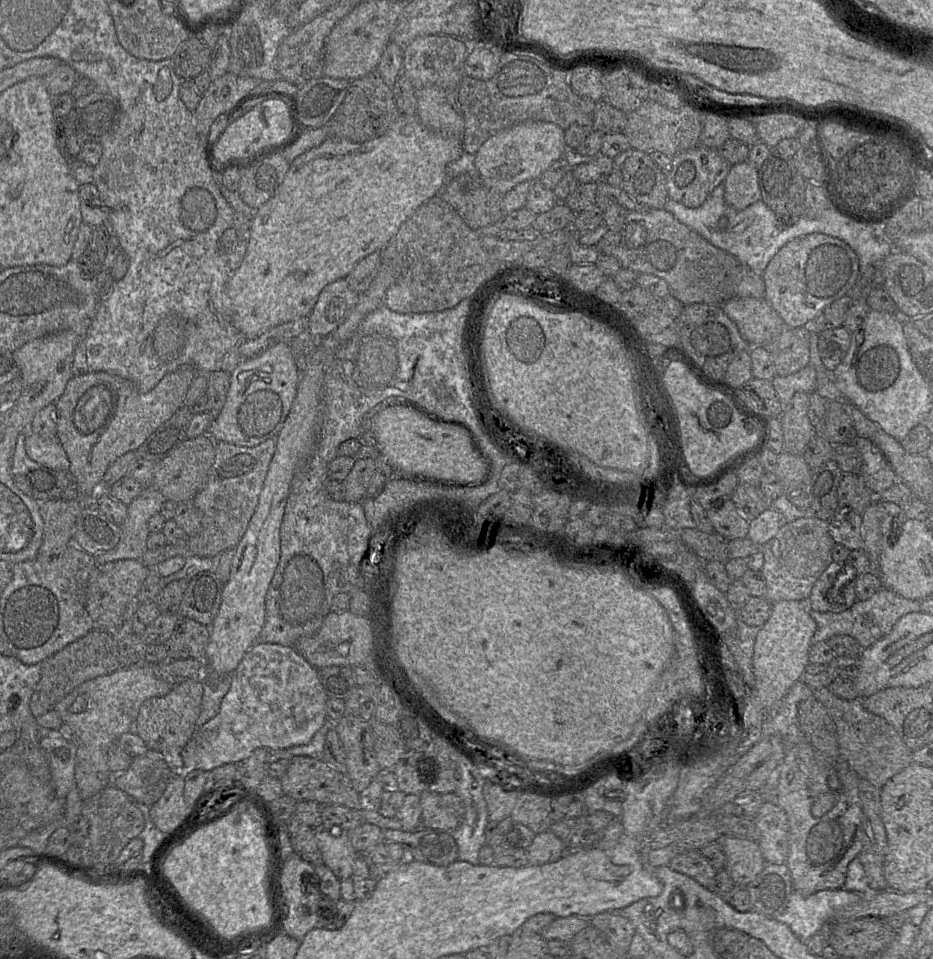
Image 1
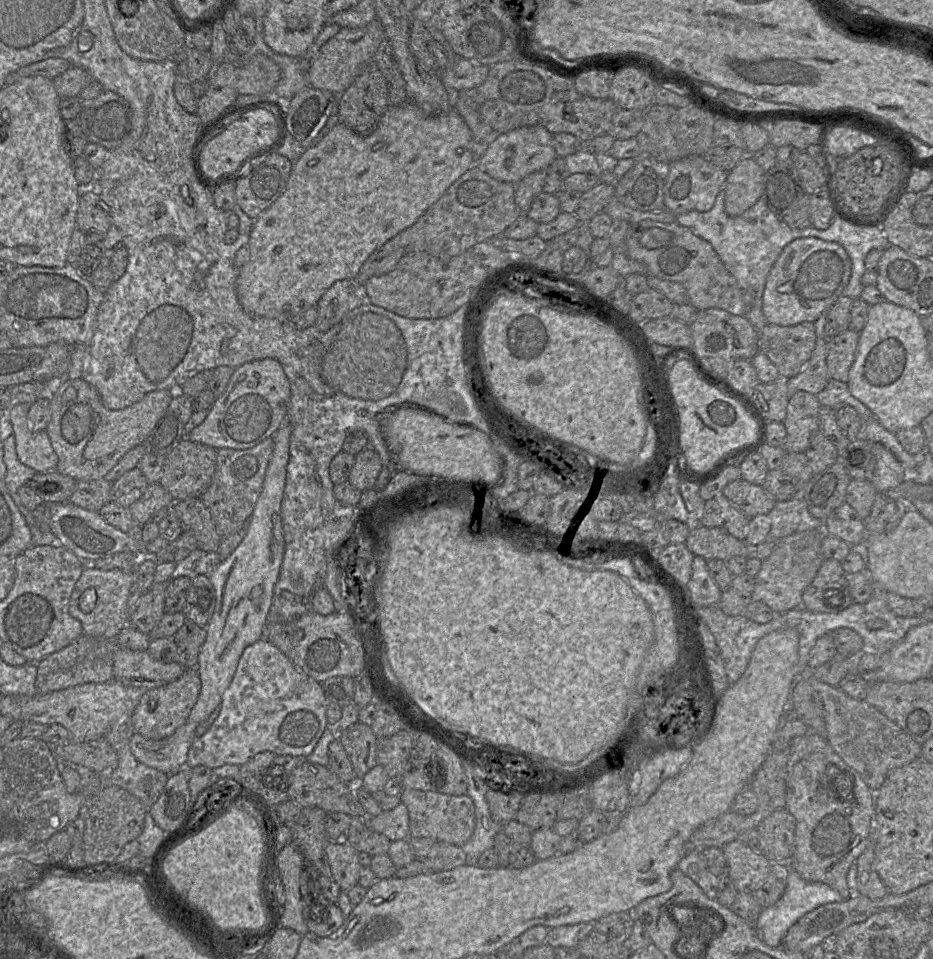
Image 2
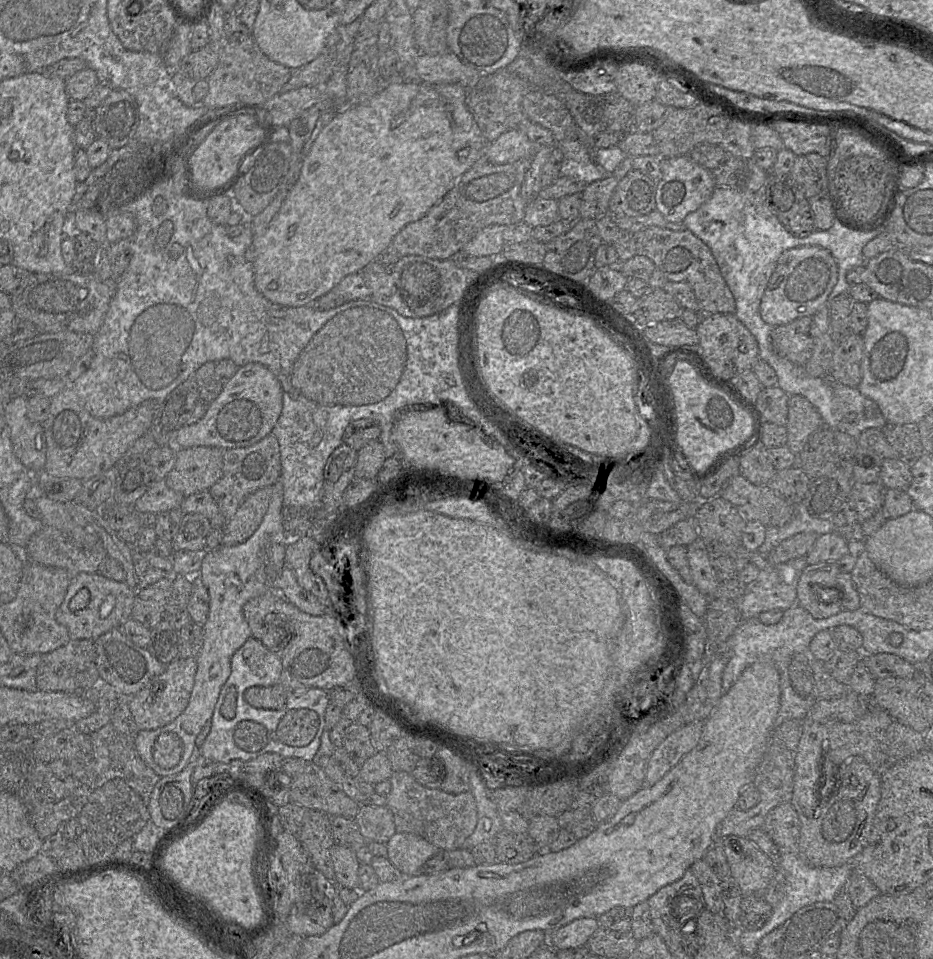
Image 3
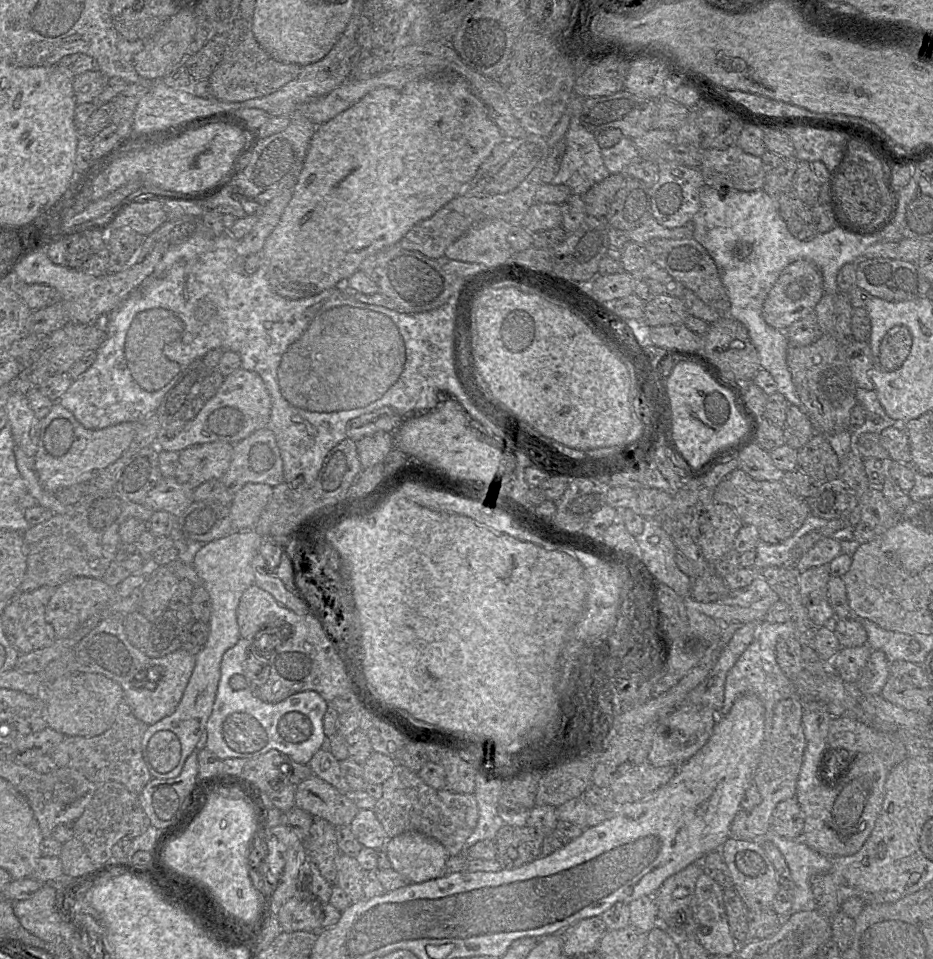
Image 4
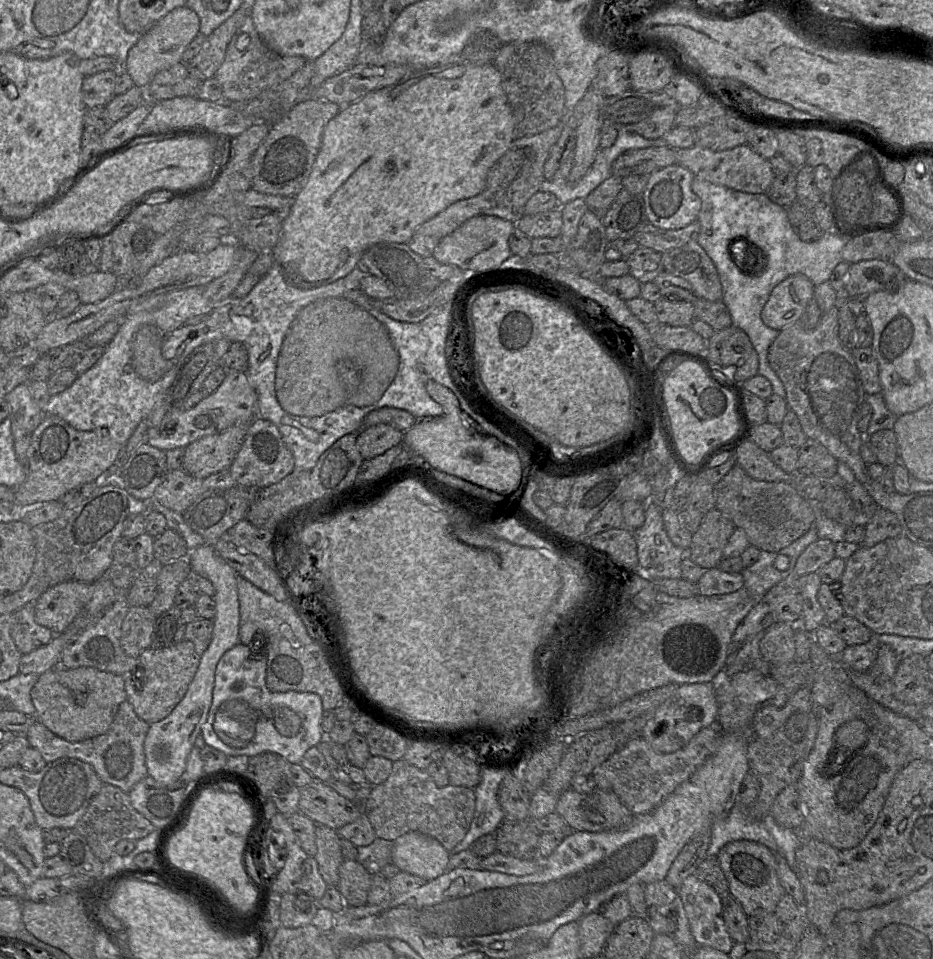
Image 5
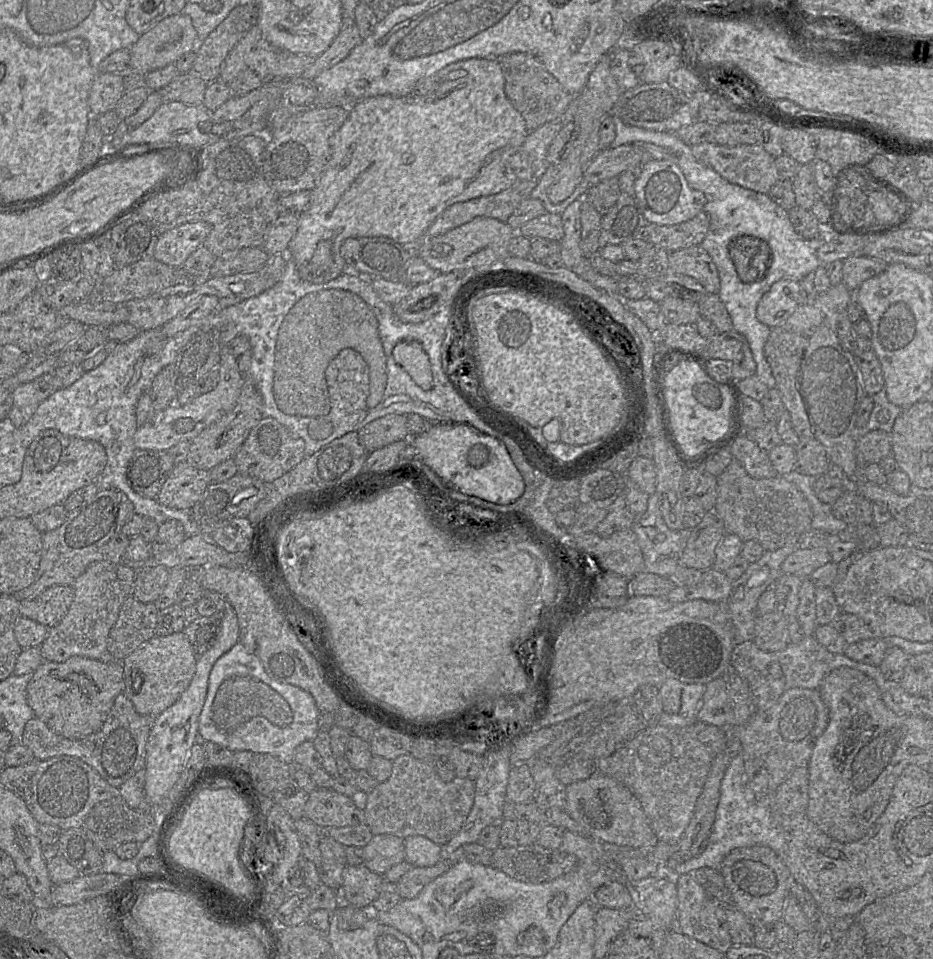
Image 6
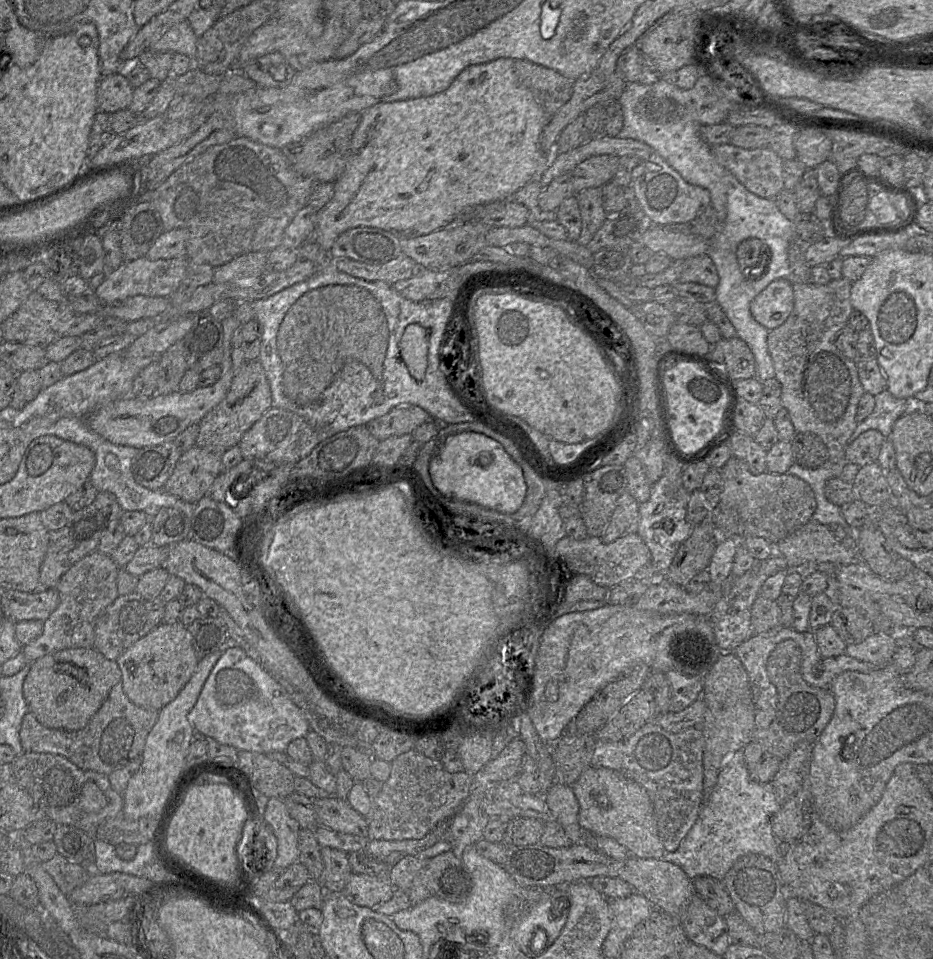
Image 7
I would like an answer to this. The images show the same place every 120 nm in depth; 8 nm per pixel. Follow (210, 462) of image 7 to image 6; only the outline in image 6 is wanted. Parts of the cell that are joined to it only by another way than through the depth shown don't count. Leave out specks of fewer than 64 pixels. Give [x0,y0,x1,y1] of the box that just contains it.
[156,461,210,510]

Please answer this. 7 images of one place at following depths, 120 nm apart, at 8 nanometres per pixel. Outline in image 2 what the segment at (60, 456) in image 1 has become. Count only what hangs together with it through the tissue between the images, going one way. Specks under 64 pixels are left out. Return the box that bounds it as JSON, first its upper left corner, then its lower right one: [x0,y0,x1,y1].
[8,403,58,472]

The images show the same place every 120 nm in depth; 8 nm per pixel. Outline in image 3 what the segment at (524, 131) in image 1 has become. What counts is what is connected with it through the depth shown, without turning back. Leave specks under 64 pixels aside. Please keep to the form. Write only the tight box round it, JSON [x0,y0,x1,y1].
[485,130,536,164]

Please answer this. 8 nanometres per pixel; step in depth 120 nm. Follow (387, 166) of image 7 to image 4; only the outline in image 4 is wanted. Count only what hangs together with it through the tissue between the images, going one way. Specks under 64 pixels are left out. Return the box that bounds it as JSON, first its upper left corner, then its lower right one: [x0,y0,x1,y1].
[262,71,503,300]

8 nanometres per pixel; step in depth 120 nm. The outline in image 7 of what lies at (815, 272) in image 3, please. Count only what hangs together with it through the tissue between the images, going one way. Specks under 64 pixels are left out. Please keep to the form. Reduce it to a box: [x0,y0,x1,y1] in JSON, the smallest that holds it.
[751,278,794,330]

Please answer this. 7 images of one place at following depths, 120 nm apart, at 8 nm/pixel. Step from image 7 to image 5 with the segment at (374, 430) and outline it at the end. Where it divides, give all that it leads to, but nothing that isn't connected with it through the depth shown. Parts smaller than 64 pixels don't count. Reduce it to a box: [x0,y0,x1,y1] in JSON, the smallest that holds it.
[357,424,404,460]

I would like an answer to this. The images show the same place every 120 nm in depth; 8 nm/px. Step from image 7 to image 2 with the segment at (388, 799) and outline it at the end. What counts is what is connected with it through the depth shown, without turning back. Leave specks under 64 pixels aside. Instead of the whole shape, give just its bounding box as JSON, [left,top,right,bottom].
[400,788,475,846]

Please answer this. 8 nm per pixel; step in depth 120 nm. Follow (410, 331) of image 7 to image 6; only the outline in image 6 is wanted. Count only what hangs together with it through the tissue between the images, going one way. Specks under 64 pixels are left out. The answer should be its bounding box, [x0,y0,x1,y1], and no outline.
[393,340,433,390]

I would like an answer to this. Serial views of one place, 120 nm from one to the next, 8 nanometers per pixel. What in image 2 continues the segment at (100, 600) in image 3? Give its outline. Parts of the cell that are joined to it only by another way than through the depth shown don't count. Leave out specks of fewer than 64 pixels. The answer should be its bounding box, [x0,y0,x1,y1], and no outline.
[69,564,134,640]

